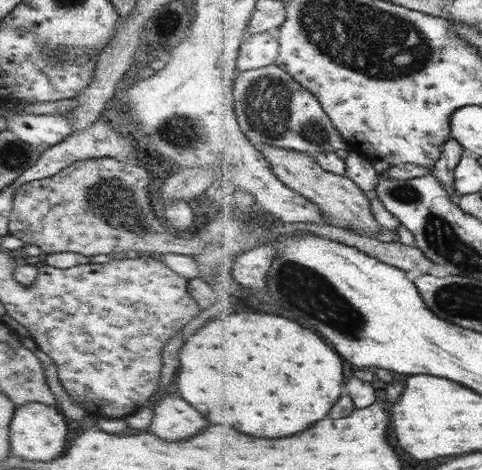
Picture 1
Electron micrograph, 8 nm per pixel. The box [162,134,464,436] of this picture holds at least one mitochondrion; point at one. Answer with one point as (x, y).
(310, 293)

